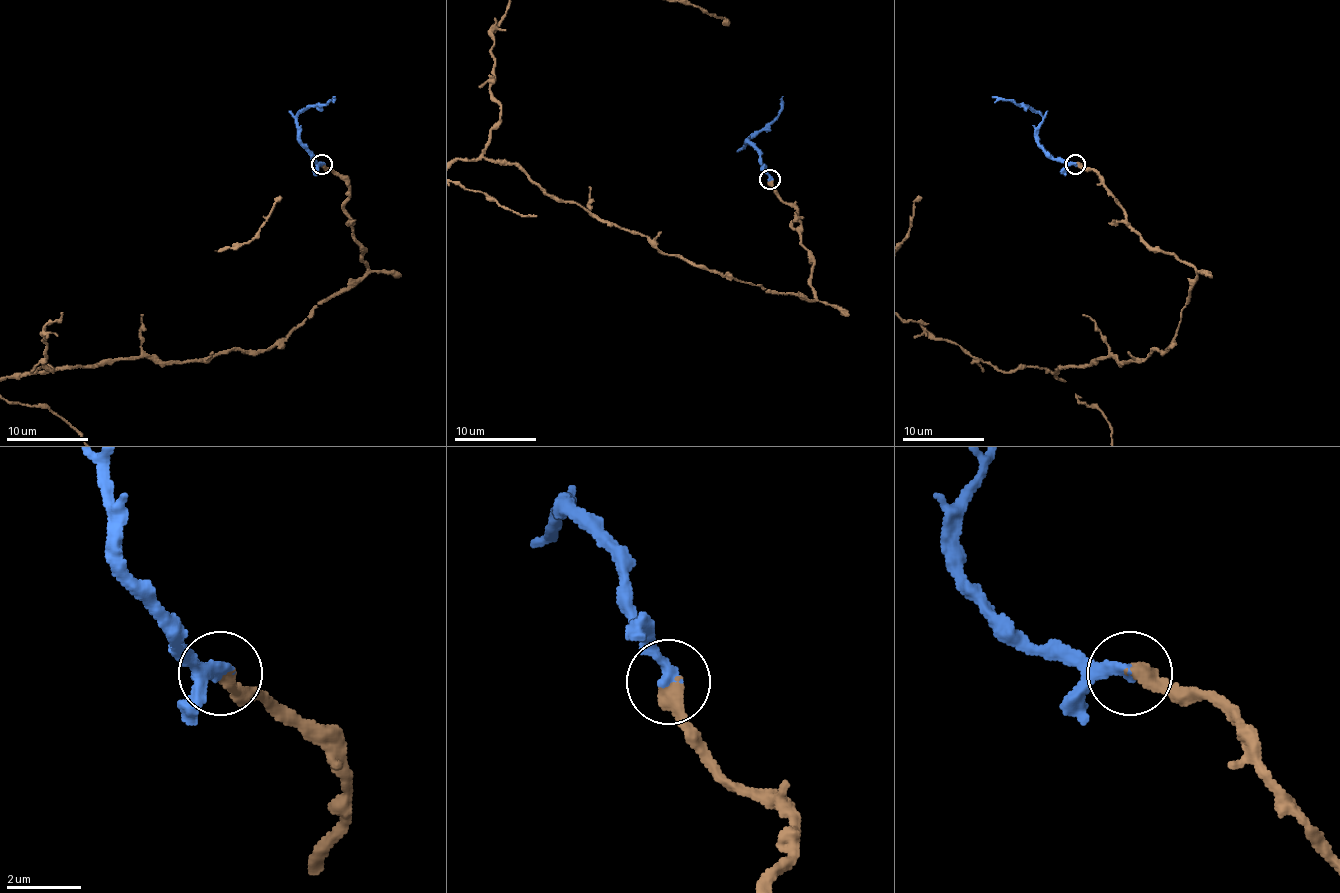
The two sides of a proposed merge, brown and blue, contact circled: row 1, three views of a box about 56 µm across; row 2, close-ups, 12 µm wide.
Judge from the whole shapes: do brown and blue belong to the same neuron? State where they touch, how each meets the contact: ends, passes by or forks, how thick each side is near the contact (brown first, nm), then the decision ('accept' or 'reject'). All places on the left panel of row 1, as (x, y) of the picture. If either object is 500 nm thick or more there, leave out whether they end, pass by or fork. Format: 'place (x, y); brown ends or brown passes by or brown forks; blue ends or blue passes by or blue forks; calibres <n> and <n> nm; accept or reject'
place (322, 164); brown ends; blue ends; calibres 460 and 360 nm; accept

